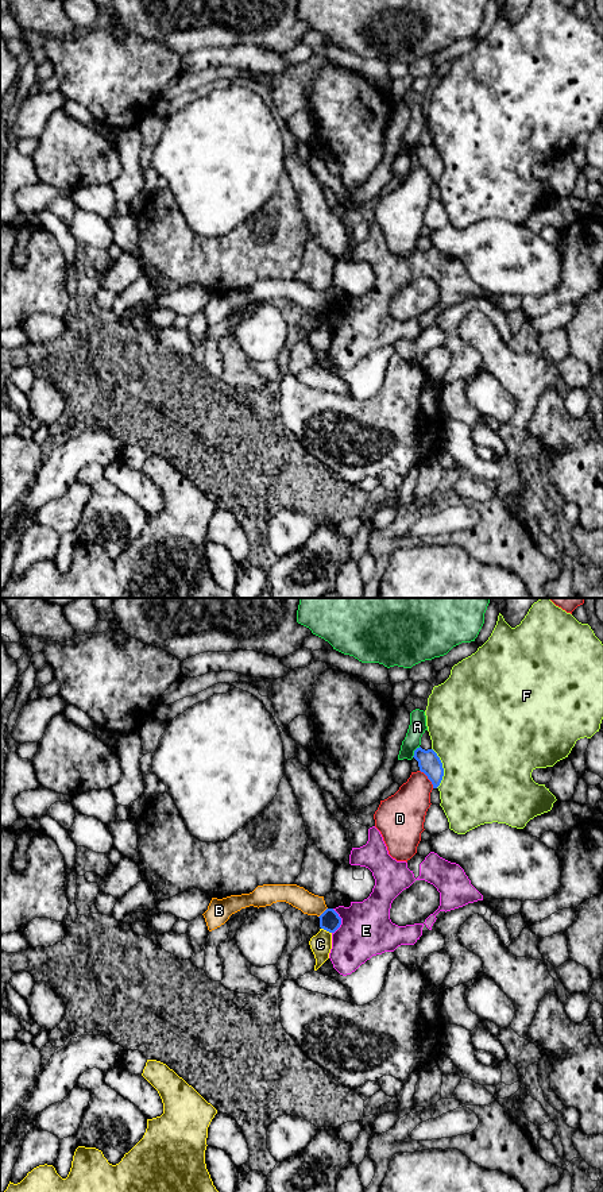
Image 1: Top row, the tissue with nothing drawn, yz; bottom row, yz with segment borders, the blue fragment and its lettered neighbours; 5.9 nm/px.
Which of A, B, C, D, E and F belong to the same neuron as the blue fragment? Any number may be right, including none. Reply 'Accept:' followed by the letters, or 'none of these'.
Accept: none of these

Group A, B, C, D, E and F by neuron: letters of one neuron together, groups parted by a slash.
A / B / C / D / E / F

